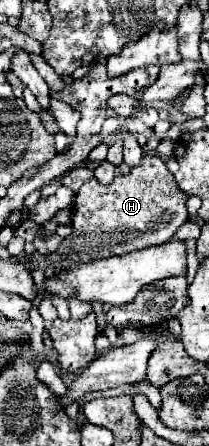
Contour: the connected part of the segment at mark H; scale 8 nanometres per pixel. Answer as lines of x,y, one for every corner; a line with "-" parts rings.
146,153
142,157
142,163
134,167
130,175
114,177
110,185
102,185
94,177
86,181
74,197
74,235
66,237
60,251
54,251
46,257
34,253
22,263
26,267
30,261
38,263
40,267
46,267
50,263
54,263
56,267
58,263
62,267
70,267
70,263
86,263
90,259
106,259
110,255
140,251
142,247
150,245
162,245
174,237
184,221
188,221
186,199
188,195
182,195
178,191
172,173
166,169
166,163
160,157

